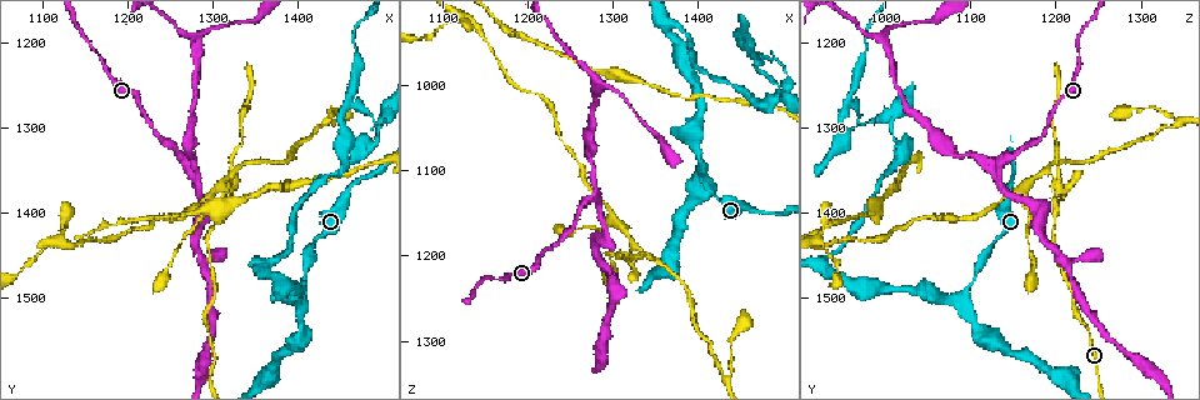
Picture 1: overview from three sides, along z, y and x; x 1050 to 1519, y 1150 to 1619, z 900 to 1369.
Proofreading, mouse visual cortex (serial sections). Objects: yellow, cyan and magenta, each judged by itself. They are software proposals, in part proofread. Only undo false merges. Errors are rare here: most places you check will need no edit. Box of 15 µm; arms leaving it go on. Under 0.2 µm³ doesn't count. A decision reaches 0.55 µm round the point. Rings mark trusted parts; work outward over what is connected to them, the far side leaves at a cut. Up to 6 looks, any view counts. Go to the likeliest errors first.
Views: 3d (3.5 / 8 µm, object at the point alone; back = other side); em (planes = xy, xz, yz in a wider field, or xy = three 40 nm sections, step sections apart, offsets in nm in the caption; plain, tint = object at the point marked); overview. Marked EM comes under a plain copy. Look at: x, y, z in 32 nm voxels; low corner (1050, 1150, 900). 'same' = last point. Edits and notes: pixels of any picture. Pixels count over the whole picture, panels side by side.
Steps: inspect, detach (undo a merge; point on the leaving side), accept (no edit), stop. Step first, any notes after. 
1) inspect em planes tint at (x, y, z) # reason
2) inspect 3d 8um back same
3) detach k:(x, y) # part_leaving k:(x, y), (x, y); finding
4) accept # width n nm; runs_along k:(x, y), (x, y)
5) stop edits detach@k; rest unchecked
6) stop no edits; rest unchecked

inspect 3d 8um at (1280, 1210, 1010) # three arms meet

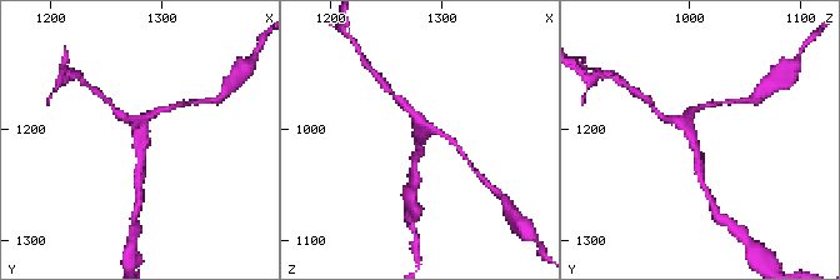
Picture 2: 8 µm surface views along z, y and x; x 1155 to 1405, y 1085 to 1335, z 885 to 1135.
inspect em xy step 2 tint at (1282, 1212, 1004) # arms 3; arm_widths 200, 200, 200 nm; shape alone is not enough

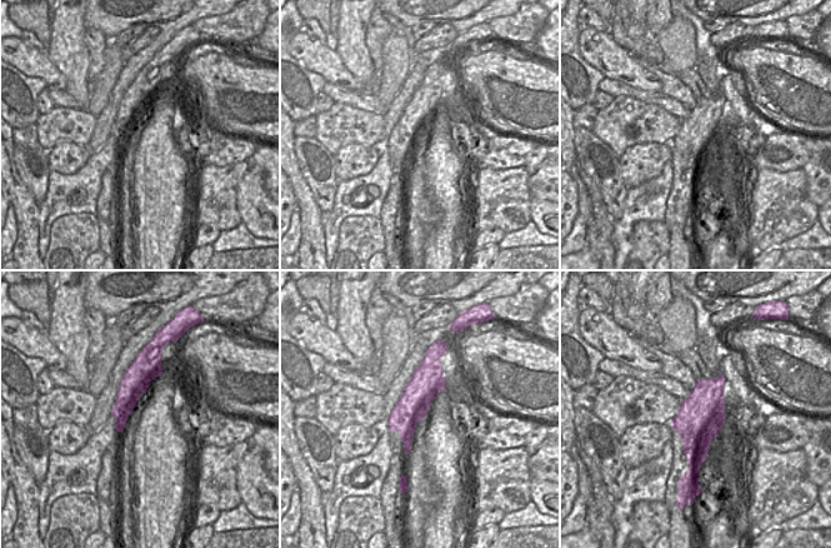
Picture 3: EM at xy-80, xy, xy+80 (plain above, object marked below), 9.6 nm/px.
accept # width 300 nm; runs_along 2:(138, 175), (141, 130), (155, 111); one cell here

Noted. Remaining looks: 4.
inspect 3d 3.5um at (1325, 1350, 1185) # three-way junction

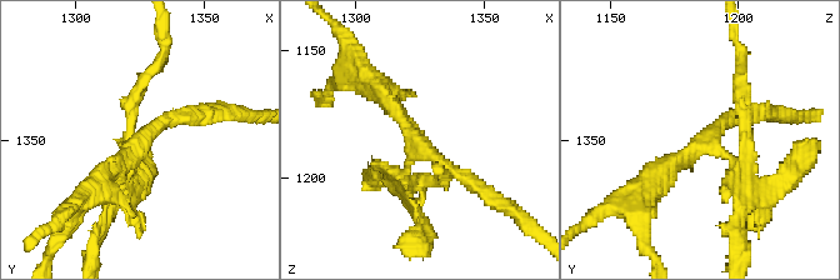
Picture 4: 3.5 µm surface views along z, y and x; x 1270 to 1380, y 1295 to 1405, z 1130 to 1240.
inspect em xy step 1 tint at (1322, 1352, 1190) # arms 3; arm_widths 150, 200, 200 nm; need the tissue

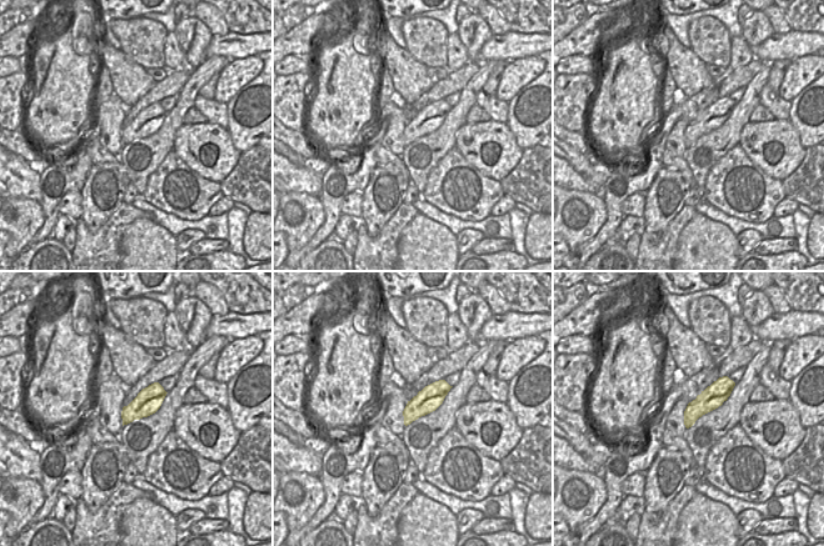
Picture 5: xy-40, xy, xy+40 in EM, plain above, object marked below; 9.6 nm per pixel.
inspect em xy step 2 tint same # cut it another way

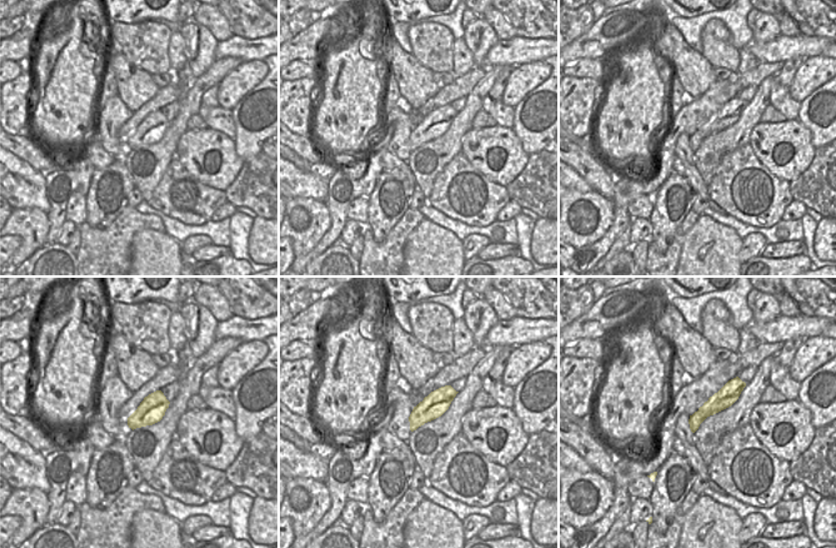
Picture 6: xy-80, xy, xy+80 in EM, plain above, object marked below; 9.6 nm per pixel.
detach 4:(686, 154) # part_leaving 4:(740, 168), (701, 144), (653, 183); a second cell is stuck on

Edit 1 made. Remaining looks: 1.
stop edits detach@4; rest unchecked

